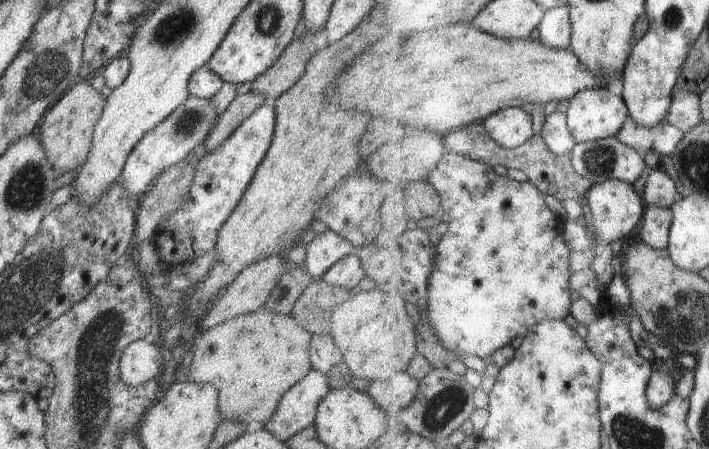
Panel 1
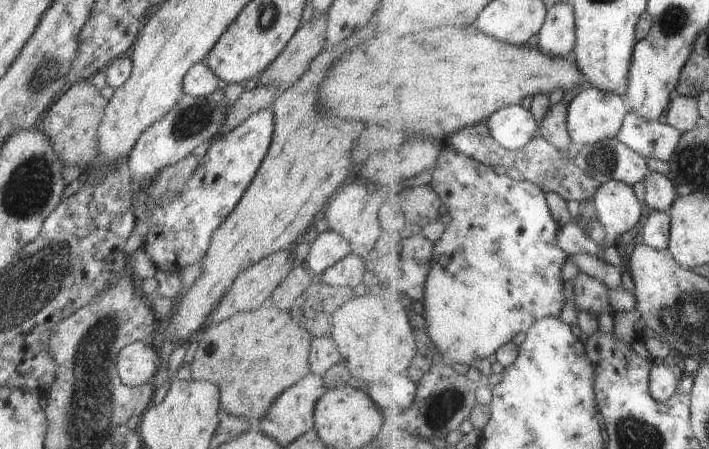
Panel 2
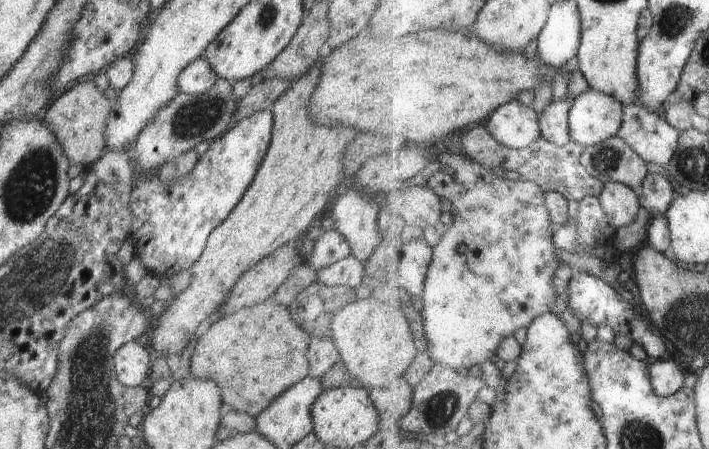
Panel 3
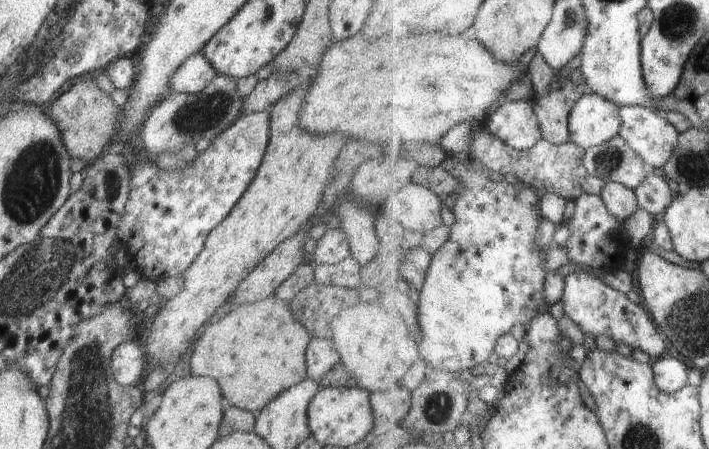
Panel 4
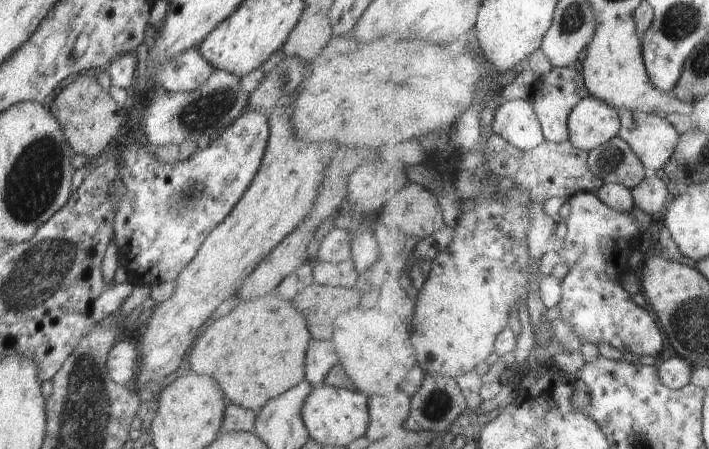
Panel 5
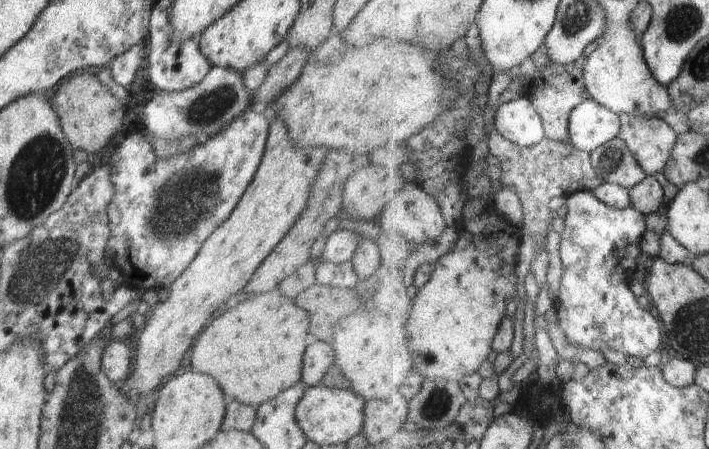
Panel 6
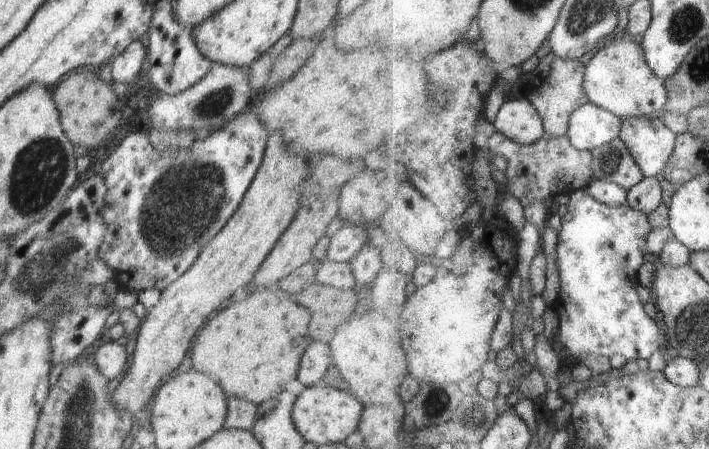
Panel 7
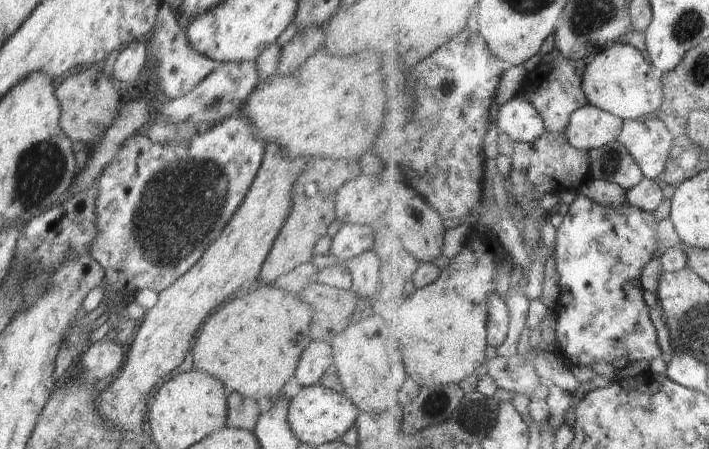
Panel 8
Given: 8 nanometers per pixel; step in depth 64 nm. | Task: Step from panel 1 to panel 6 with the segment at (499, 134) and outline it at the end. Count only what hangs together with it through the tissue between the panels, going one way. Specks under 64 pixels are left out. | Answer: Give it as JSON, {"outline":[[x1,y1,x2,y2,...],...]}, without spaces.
{"outline":[[528,93,500,106,495,117,495,128,524,148,538,146,547,137,542,115]]}

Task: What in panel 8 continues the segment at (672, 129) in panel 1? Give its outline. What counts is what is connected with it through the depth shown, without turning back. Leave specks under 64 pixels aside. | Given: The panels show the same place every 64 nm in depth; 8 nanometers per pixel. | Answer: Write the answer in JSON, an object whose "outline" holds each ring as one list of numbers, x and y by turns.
{"outline":[[650,116,638,120,625,120,619,141,628,148,645,171,645,176,663,178,672,157,675,136,664,117]]}

